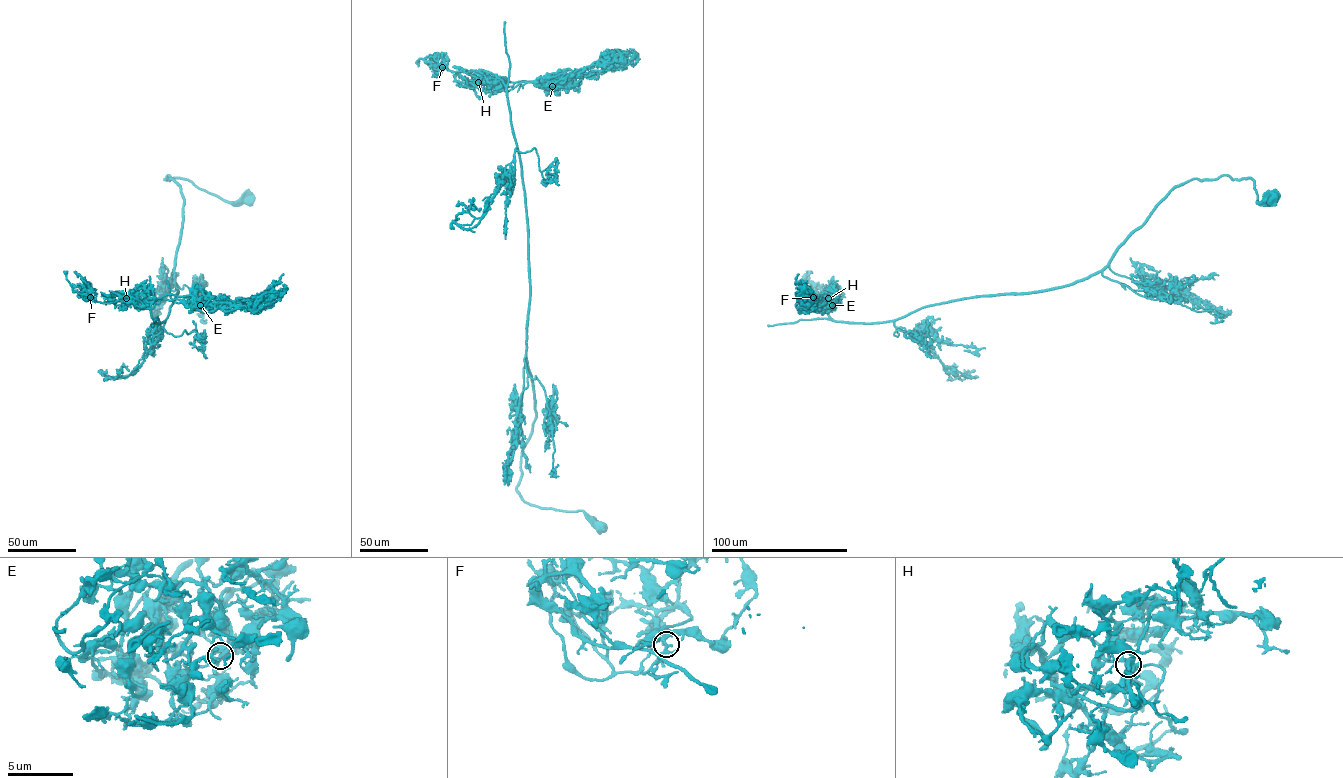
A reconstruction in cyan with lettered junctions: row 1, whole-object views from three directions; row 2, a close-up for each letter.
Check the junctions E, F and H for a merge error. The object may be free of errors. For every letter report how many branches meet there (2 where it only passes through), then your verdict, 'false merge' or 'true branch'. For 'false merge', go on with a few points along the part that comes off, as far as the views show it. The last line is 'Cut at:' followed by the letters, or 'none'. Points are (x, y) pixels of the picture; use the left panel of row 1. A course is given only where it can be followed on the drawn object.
E: branches 4; true branch
F: branches 4; true branch
H: branches 4; true branch
Cut at: none

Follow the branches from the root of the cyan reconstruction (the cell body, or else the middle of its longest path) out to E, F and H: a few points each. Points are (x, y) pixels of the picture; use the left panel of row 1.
E: (248, 199), (165, 178), (184, 200), (178, 292), (163, 322), (151, 316), (167, 294), (200, 305)
F: (248, 199), (225, 201), (168, 175), (184, 206), (178, 292), (166, 318), (90, 297)
H: (248, 199), (225, 201), (168, 175), (184, 200), (178, 292), (161, 323), (147, 306), (126, 298)

